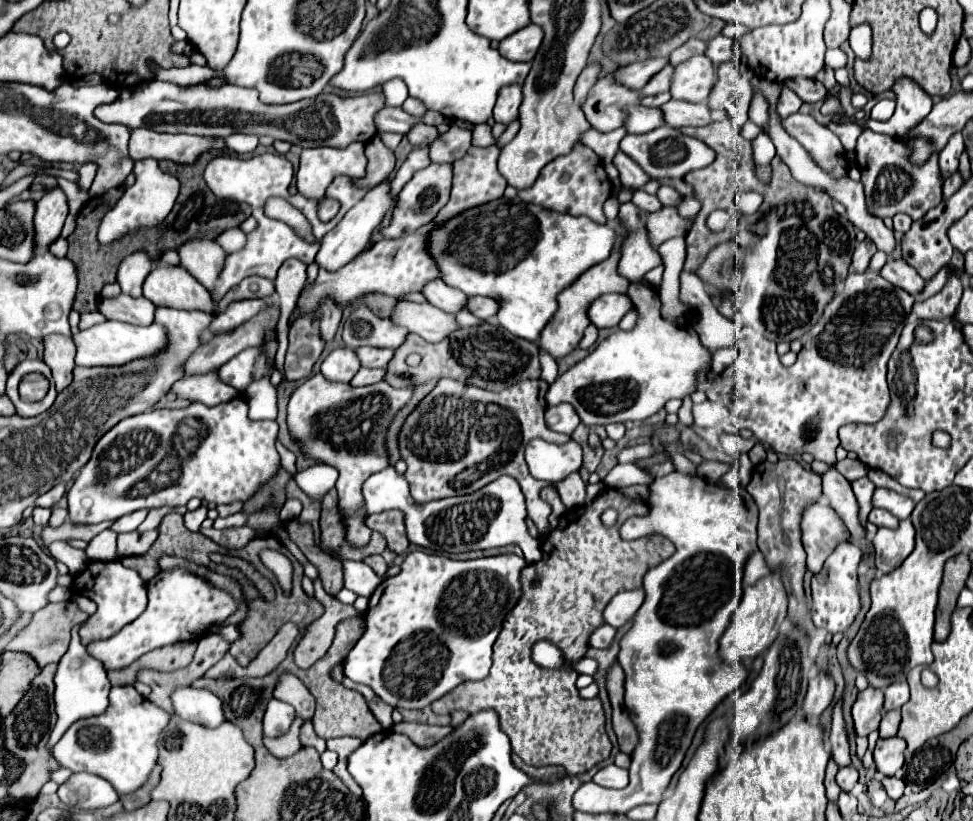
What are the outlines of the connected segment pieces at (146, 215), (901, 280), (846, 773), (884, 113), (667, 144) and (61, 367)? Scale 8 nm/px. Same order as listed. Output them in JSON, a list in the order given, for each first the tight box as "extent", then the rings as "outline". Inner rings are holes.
[{"extent":[98,158,178,244],"outline":[[[144,158],[134,162],[134,172],[136,172],[136,182],[134,186],[130,186],[124,196],[118,200],[118,204],[104,216],[100,230],[98,230],[98,240],[102,244],[110,244],[116,238],[134,232],[138,228],[152,228],[152,226],[160,226],[160,222],[168,216],[168,212],[172,210],[176,196],[178,196],[178,178],[172,174],[164,174],[158,168],[158,160],[156,158]]]},{"extent":[880,258,924,296],"outline":[[[902,258],[898,260],[888,260],[884,264],[884,268],[880,270],[880,276],[886,278],[890,284],[910,292],[912,296],[918,294],[924,288],[924,280],[916,274],[916,270],[912,270],[912,266],[908,266]]]},{"extent":[836,768,858,792],"outline":[[[840,768],[836,774],[836,782],[844,792],[850,792],[858,782],[858,772],[854,768]]]},{"extent":[870,100,894,122],"outline":[[[880,100],[880,102],[872,108],[870,118],[884,122],[884,120],[888,120],[892,114],[894,114],[894,100]]]},{"extent":[620,126,714,178],"outline":[[[660,126],[646,134],[626,134],[620,142],[620,150],[632,156],[650,178],[684,178],[684,174],[714,162],[714,150],[710,146],[670,126]]]},{"extent":[44,334,74,390],"outline":[[[50,334],[44,338],[44,362],[50,366],[52,376],[56,380],[56,390],[64,390],[68,382],[72,382],[72,370],[74,370],[74,342],[70,336],[62,334]]]}]

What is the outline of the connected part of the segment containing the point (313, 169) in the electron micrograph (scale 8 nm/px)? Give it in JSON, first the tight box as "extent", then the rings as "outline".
{"extent":[296,142,366,200],"outline":[[[352,142],[344,150],[332,148],[306,148],[300,154],[300,168],[296,174],[298,192],[310,200],[323,200],[328,184],[334,176],[364,176],[366,174],[366,156],[364,144]]]}

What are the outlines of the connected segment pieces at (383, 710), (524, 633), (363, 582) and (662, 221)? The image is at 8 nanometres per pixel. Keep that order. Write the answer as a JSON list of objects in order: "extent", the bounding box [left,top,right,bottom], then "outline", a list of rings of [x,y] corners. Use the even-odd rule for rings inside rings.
[{"extent":[370,700,392,728],"outline":[[[372,700],[370,708],[372,708],[372,714],[376,716],[376,720],[382,724],[382,728],[392,726],[392,718],[390,718],[392,706],[390,706],[390,704],[386,704],[386,702],[382,702],[382,700]]]},{"extent":[432,488,674,776],"outline":[[[604,488],[588,506],[566,510],[558,526],[542,538],[542,560],[520,572],[522,596],[502,622],[500,636],[494,642],[490,674],[480,682],[462,682],[456,690],[436,700],[432,710],[436,714],[452,714],[454,710],[474,714],[484,708],[494,708],[500,716],[502,730],[510,738],[512,752],[530,766],[560,764],[570,776],[576,776],[606,760],[612,744],[606,734],[600,698],[582,700],[578,696],[578,674],[574,670],[542,670],[528,654],[532,642],[546,638],[562,646],[560,650],[568,662],[582,658],[592,630],[604,622],[602,610],[610,598],[622,590],[640,588],[644,572],[674,554],[674,544],[658,534],[632,542],[620,538],[620,524],[630,516],[644,516],[646,510],[648,506],[642,500],[630,500],[616,488]],[[606,508],[618,512],[614,526],[602,524],[600,516]],[[538,576],[540,584],[530,586]]]},{"extent":[344,562,382,596],"outline":[[[344,562],[344,588],[352,590],[358,596],[370,596],[372,590],[382,582],[370,566],[364,562]]]},{"extent":[642,206,692,246],"outline":[[[664,206],[658,212],[648,212],[648,214],[644,212],[642,218],[644,218],[644,228],[648,230],[650,244],[658,244],[658,246],[680,232],[686,234],[688,228],[692,226],[692,220],[680,218],[674,206]]]}]

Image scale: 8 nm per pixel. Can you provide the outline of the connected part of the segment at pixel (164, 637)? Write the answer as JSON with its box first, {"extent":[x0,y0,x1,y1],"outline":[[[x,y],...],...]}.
{"extent":[88,570,238,671],"outline":[[[164,570],[148,582],[148,608],[144,610],[144,614],[124,626],[112,638],[90,644],[88,654],[98,658],[107,671],[121,669],[154,648],[176,644],[182,640],[198,640],[208,626],[222,622],[236,608],[238,604],[232,596],[212,588],[208,582],[190,574],[188,570]]]}

